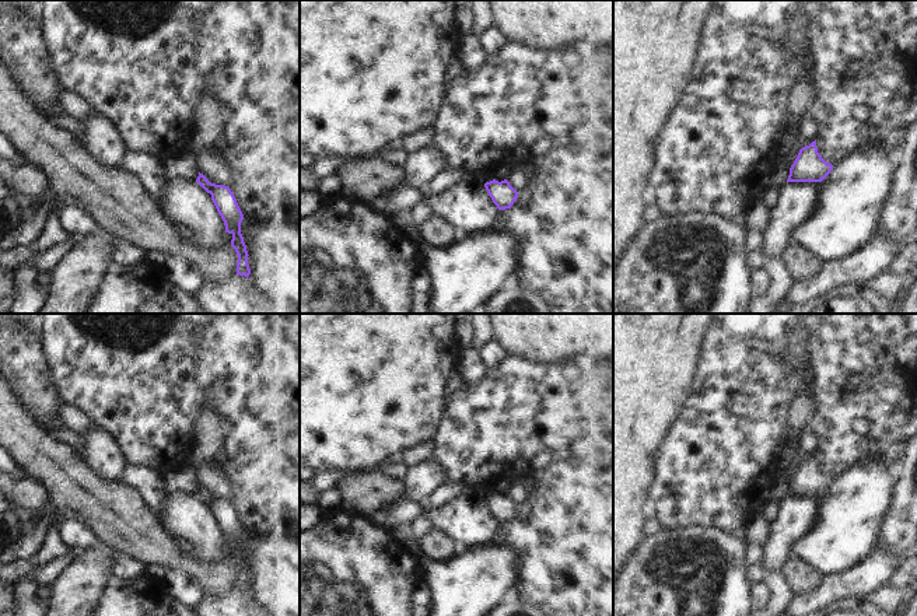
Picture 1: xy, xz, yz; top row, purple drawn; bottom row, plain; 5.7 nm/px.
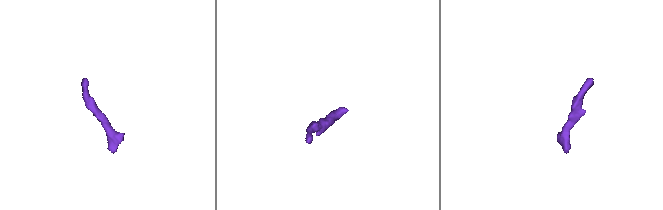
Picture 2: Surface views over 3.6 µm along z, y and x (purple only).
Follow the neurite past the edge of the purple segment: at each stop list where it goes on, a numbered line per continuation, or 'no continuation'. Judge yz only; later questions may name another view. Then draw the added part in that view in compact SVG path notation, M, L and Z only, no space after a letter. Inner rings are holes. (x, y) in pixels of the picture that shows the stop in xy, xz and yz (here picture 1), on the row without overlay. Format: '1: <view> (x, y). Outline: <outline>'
no continuation.

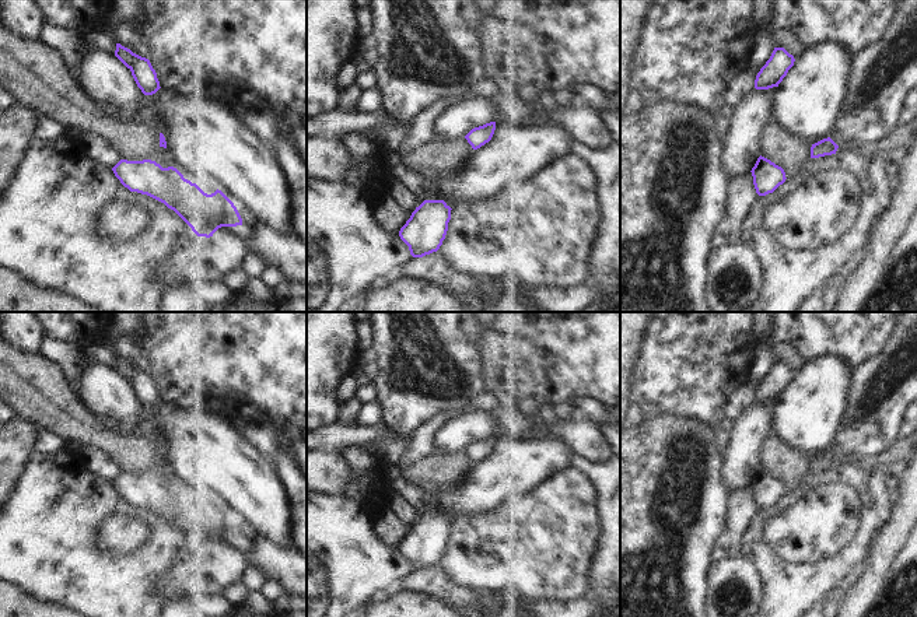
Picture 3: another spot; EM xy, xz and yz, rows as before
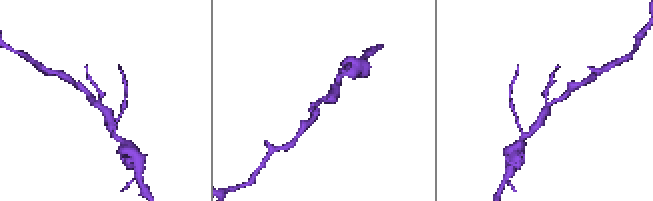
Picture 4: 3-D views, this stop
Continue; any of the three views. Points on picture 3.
no continuation.

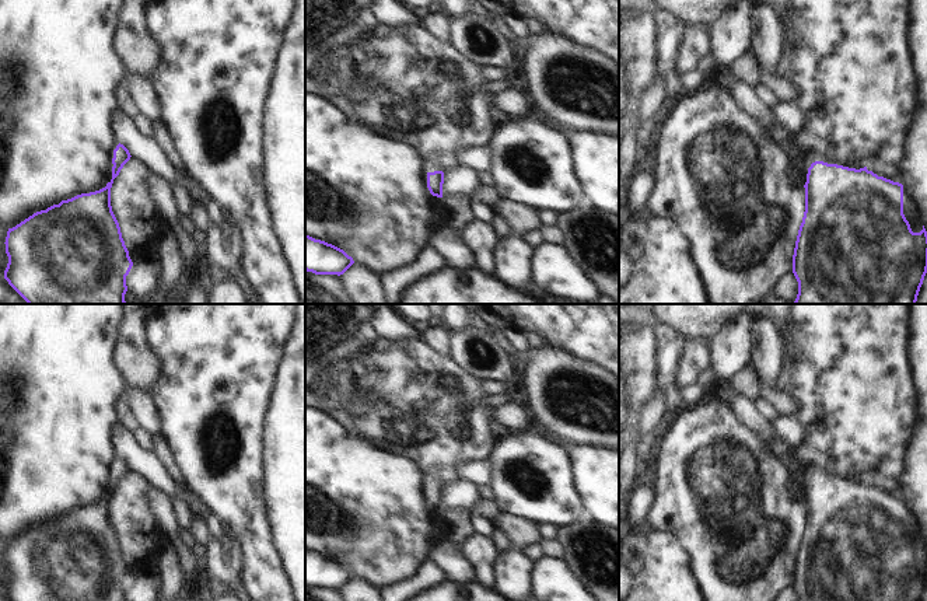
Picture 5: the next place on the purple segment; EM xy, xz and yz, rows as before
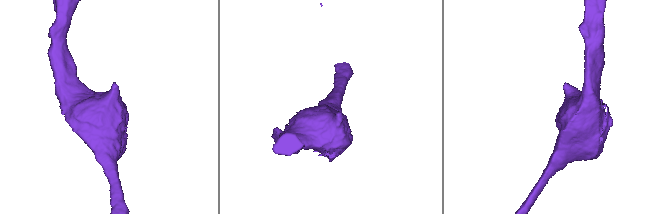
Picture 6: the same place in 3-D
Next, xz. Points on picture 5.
1: xz (431, 478). Outline: M427 472L426 474L427 486L442 485L442 483L444 483L444 478L440 472Z

